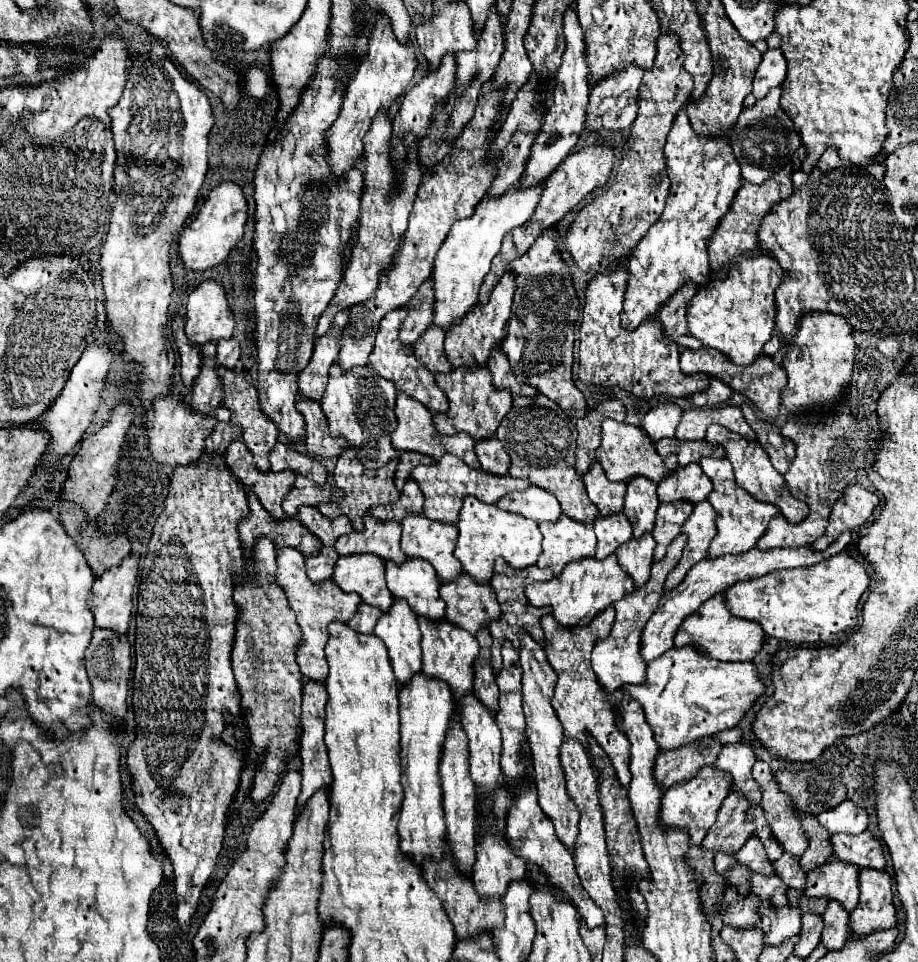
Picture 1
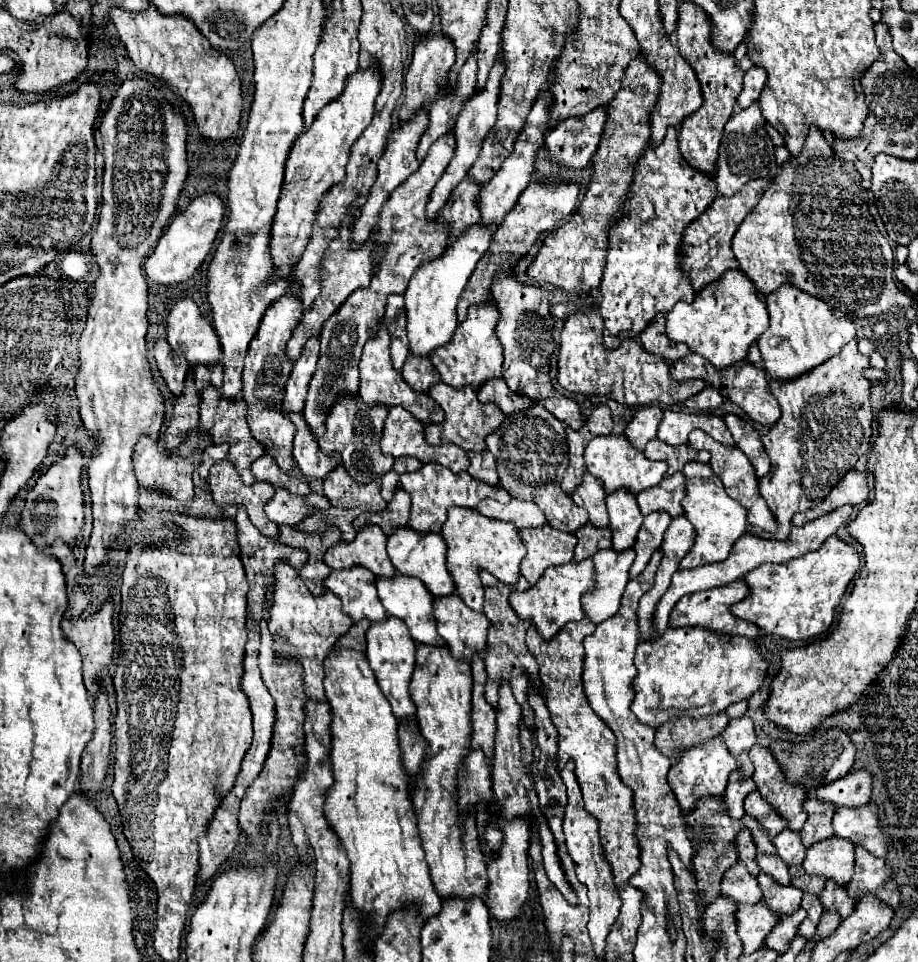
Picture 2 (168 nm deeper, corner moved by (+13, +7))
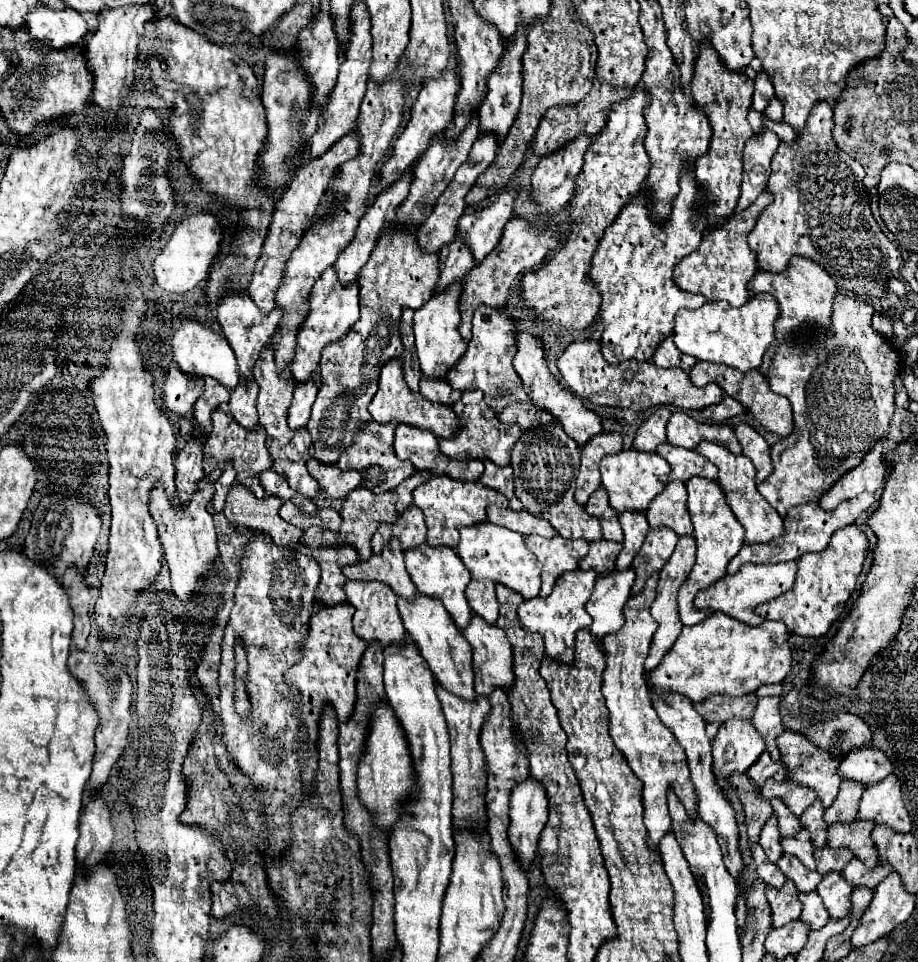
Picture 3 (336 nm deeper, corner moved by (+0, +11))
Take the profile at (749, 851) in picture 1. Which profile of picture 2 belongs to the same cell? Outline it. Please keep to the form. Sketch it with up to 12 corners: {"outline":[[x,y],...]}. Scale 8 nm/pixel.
{"outline":[[748,814],[742,822],[750,828],[760,852],[774,854],[774,844],[756,818]]}

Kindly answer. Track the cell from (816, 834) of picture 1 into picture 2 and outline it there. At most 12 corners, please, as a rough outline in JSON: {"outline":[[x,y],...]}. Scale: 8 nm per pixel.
{"outline":[[808,798],[808,820],[802,828],[802,844],[826,840],[834,834],[830,802]]}

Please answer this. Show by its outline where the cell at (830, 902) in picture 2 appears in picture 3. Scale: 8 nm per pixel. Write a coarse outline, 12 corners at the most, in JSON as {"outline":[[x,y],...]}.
{"outline":[[853,858],[843,878],[855,888],[875,888],[889,866],[865,868]]}

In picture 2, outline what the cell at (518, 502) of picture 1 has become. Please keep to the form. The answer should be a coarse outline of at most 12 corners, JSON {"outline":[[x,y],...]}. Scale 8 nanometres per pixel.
{"outline":[[486,498],[476,510],[486,518],[512,522],[518,530],[546,524],[534,502],[510,504]]}

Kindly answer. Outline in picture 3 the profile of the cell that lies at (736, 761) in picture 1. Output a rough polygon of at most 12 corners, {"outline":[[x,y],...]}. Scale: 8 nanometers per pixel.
{"outline":[[761,698],[751,722],[771,758],[779,760],[775,738],[785,730],[779,698]]}

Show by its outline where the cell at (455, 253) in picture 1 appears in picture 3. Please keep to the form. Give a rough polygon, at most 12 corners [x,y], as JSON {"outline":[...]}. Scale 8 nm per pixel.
{"outline":[[455,280],[415,310],[415,348],[425,376],[465,354]]}

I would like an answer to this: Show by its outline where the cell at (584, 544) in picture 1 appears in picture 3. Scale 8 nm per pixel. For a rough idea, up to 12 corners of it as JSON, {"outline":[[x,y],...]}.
{"outline":[[531,534],[525,544],[543,566],[539,596],[577,570],[589,550],[583,538]]}

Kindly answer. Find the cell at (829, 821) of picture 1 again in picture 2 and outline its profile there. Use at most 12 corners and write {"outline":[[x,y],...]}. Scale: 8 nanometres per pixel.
{"outline":[[852,770],[816,790],[836,808],[870,802],[872,776]]}

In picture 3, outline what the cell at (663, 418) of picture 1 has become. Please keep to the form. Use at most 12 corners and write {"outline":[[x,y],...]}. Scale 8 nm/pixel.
{"outline":[[659,406],[637,430],[633,448],[655,452],[665,442],[671,410]]}

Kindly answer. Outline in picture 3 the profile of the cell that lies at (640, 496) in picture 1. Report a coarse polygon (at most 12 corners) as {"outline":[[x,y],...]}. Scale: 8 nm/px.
{"outline":[[621,512],[623,550],[615,566],[629,568],[649,532],[645,512]]}

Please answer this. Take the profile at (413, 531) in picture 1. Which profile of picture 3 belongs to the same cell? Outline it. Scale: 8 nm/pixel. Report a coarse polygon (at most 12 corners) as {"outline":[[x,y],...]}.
{"outline":[[449,546],[405,550],[423,594],[441,598],[463,630],[471,618],[469,570]]}

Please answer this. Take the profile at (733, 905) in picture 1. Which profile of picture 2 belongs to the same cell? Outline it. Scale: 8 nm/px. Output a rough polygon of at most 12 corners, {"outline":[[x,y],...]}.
{"outline":[[736,862],[722,878],[722,896],[738,904],[762,900],[758,880]]}

